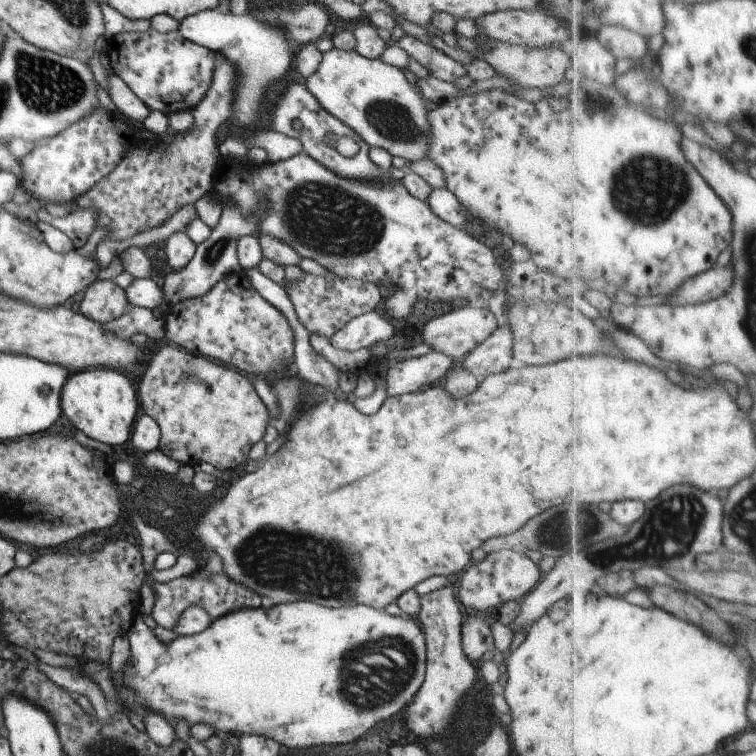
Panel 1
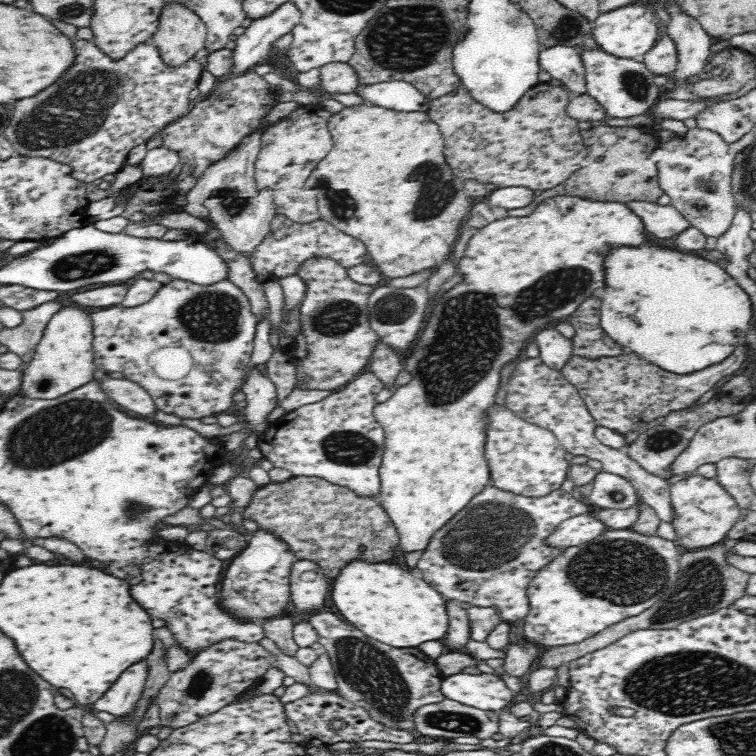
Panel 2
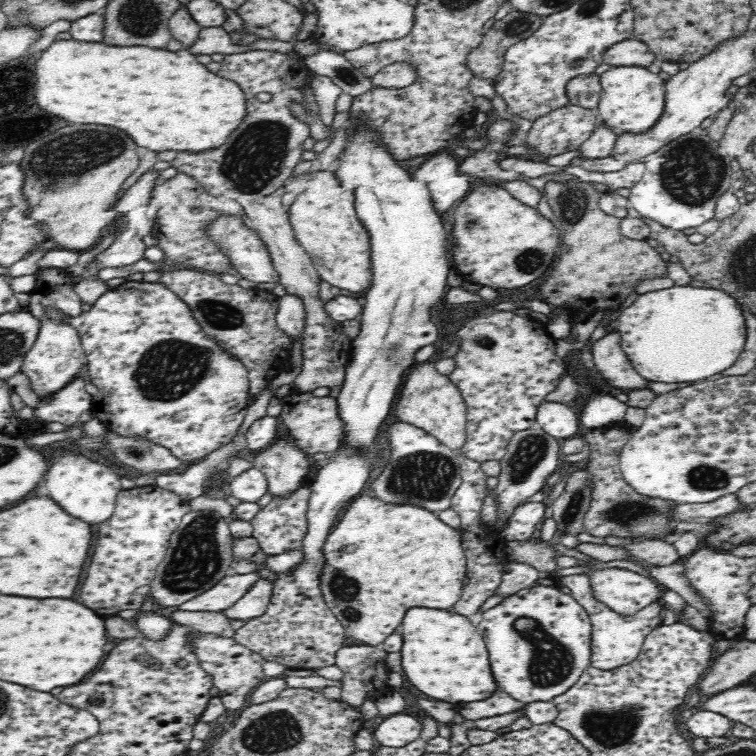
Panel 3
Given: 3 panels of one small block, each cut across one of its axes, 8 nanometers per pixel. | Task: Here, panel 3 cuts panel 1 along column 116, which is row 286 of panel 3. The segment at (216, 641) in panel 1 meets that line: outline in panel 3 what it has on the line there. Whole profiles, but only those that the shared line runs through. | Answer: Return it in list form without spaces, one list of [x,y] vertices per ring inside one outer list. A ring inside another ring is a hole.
[[[673,285],[639,294],[634,303],[621,312],[615,328],[621,334],[621,346],[636,372],[654,382],[694,382],[720,374],[738,360],[746,342],[741,304],[727,292],[712,287]]]

